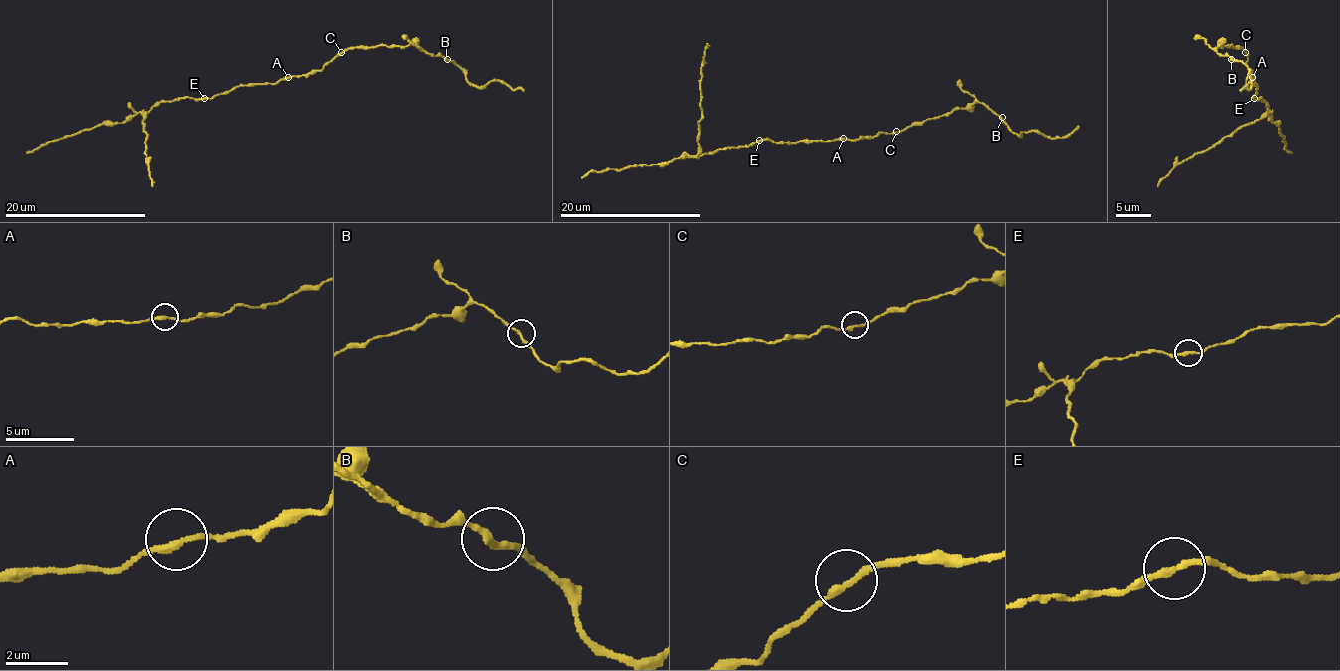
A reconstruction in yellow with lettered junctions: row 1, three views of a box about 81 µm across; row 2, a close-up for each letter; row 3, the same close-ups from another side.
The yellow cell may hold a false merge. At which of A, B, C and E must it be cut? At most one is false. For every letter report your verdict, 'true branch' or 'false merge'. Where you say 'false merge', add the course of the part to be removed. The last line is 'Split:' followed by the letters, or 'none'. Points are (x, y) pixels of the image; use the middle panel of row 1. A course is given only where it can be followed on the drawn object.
A: true branch
B: true branch
C: true branch
E: false merge; foreign part runs (760, 140), (702, 152), (698, 145), (698, 122), (702, 117), (700, 80), (707, 43)
Split: E

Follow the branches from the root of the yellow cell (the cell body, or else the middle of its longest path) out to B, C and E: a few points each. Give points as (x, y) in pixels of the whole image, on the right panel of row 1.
B: (1254, 78), (1242, 48), (1231, 45), (1221, 45), (1217, 48), (1219, 54), (1231, 59)
C: (1254, 78), (1247, 68), (1245, 52)
E: (1254, 78), (1254, 98)

